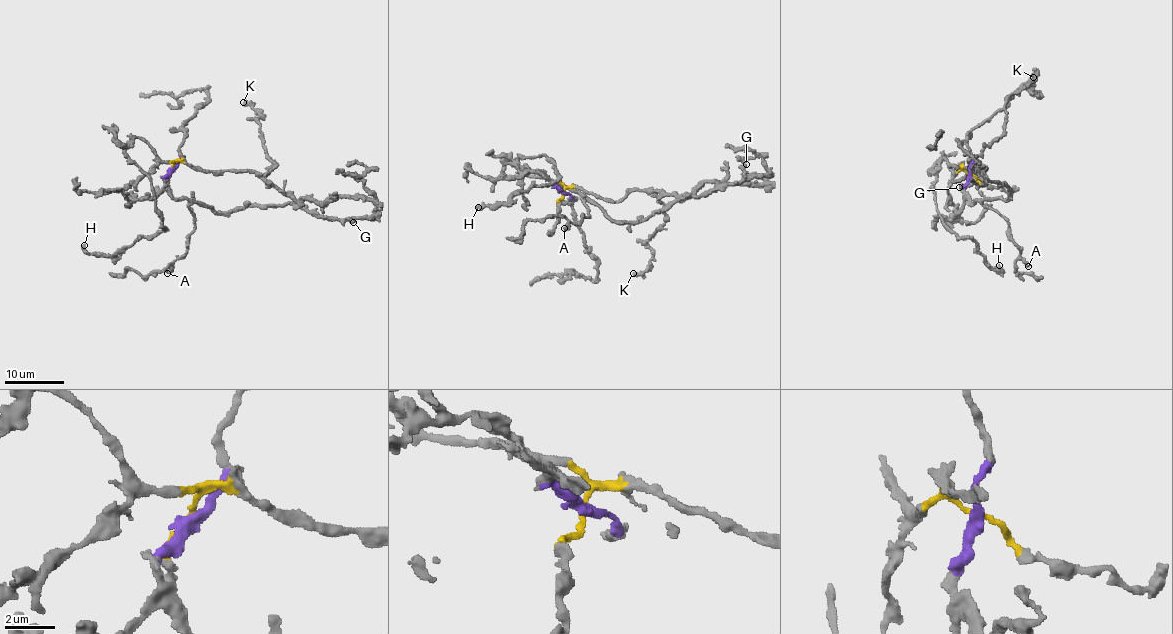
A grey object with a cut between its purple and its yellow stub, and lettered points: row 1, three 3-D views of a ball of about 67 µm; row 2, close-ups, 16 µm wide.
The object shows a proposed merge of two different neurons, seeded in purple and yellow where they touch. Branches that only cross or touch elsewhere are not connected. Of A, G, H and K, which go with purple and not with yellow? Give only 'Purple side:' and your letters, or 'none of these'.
Purple side: A

